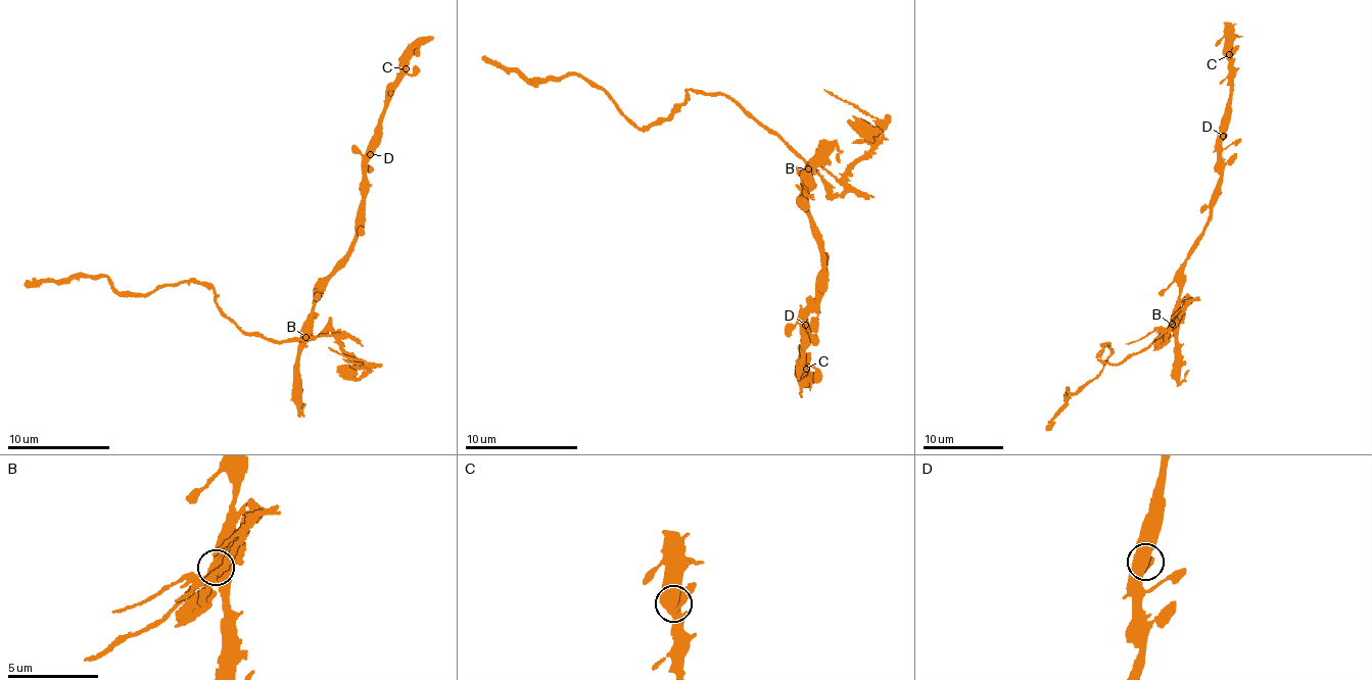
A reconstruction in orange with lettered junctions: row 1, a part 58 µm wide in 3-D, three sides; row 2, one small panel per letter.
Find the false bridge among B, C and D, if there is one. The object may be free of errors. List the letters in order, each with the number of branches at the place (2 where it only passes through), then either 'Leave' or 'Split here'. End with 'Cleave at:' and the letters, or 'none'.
B: Branches: 4. Split here
C: Branches: 4. Leave
D: Branches: 3. Leave
Cleave at: B

